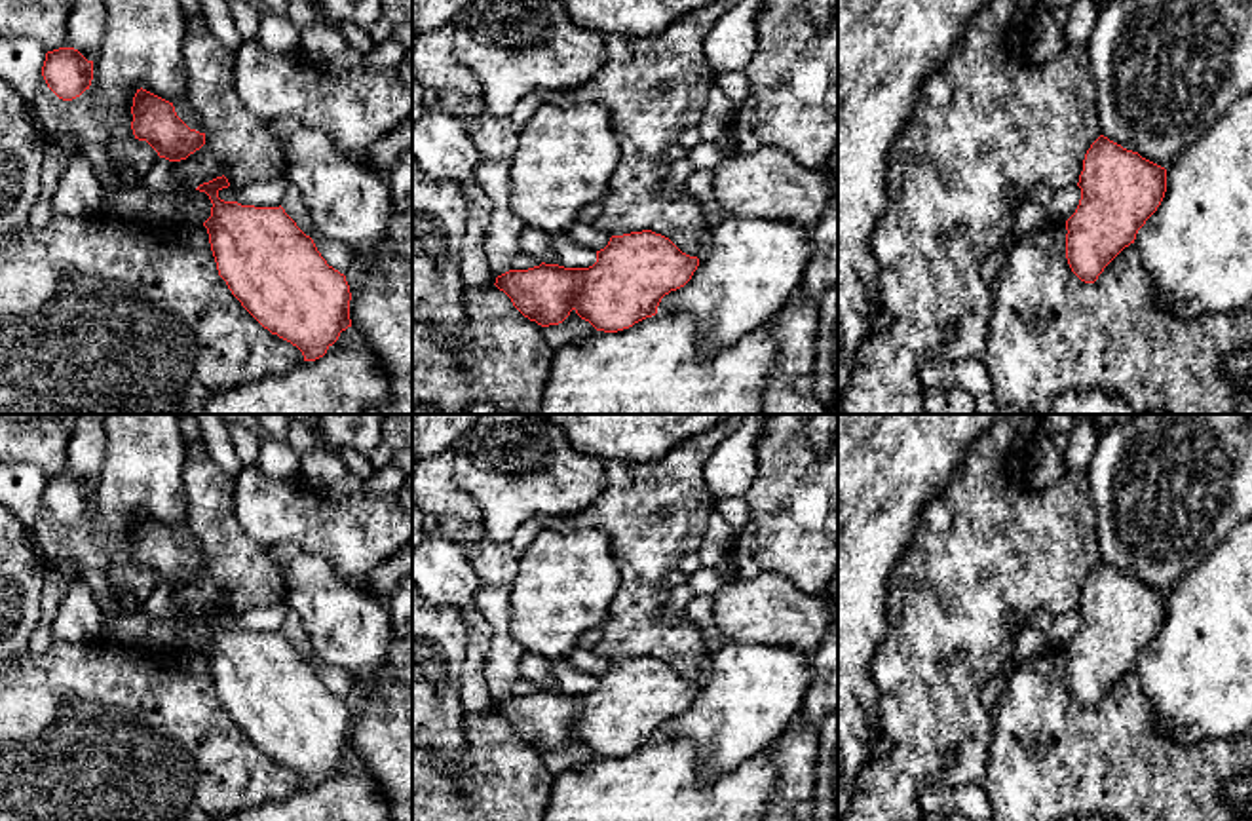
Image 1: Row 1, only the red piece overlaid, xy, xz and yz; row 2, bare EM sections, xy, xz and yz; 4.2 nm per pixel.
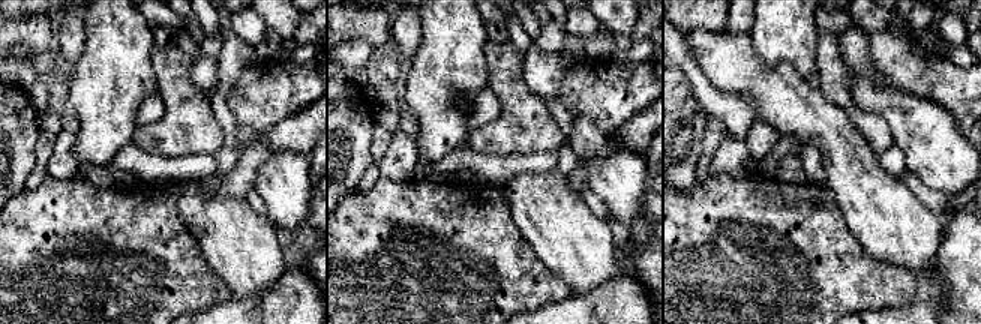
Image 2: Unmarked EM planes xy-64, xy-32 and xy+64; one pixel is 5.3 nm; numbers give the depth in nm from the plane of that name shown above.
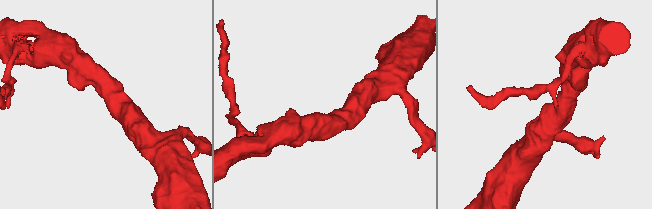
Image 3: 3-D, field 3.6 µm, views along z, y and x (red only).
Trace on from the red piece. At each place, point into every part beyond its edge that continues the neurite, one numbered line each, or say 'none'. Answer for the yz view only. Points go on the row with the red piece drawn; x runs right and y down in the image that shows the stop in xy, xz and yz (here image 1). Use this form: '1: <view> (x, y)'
none

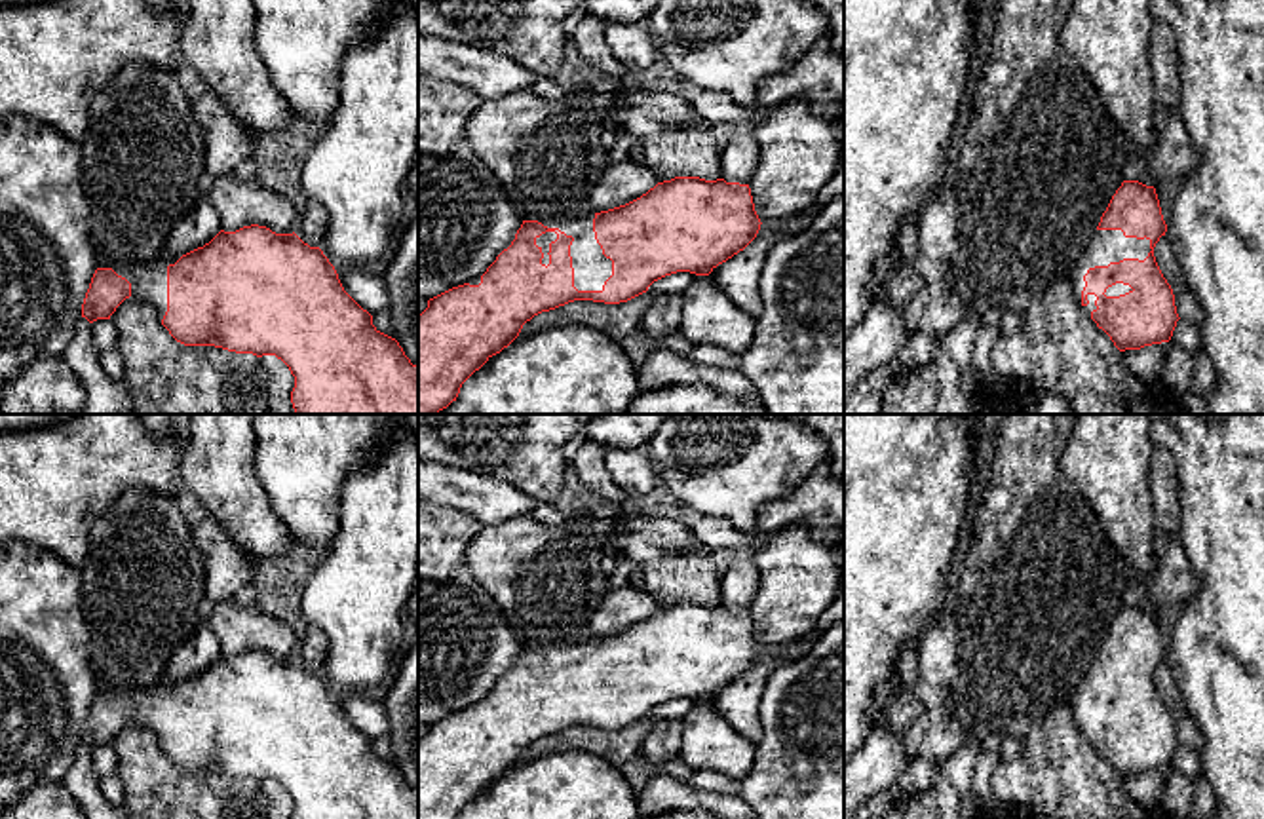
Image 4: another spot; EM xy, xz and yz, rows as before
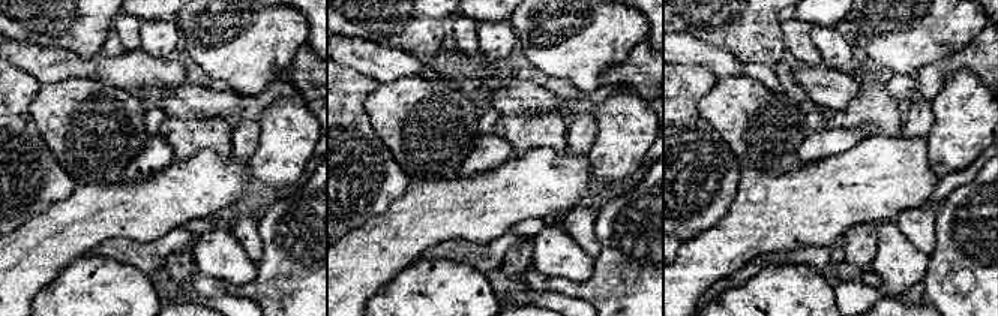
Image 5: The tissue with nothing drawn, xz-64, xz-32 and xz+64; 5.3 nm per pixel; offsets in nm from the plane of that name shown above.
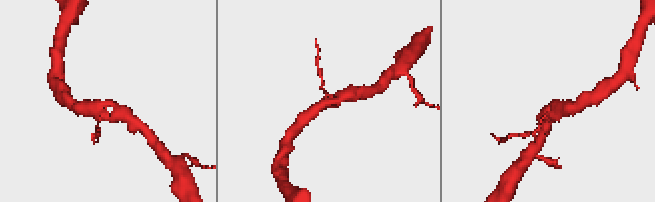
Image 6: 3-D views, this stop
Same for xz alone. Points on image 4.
1: xz (592, 268)

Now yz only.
1: yz (1107, 246)

